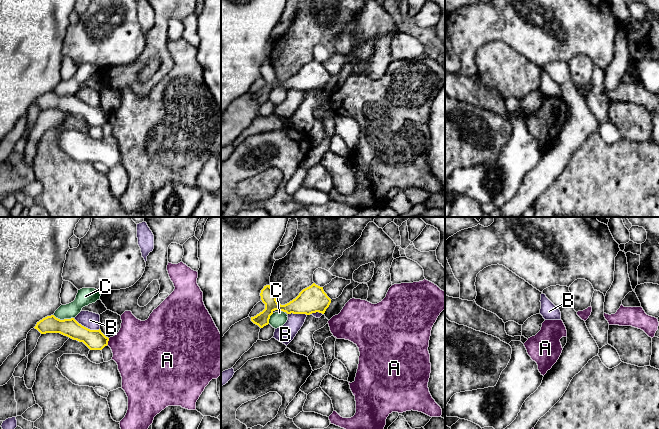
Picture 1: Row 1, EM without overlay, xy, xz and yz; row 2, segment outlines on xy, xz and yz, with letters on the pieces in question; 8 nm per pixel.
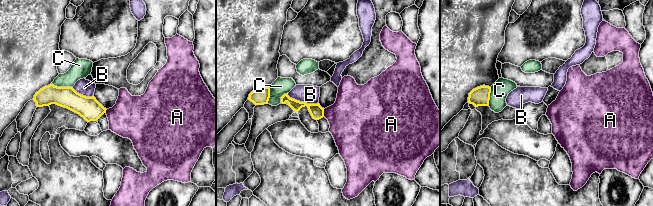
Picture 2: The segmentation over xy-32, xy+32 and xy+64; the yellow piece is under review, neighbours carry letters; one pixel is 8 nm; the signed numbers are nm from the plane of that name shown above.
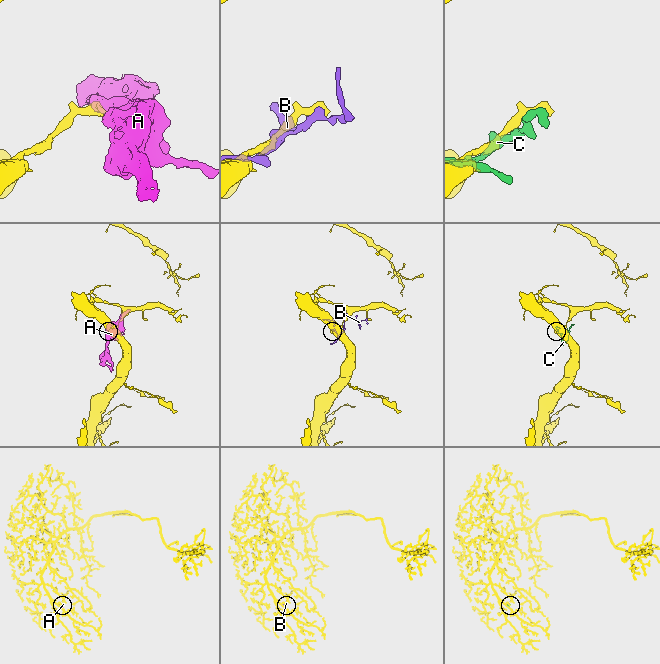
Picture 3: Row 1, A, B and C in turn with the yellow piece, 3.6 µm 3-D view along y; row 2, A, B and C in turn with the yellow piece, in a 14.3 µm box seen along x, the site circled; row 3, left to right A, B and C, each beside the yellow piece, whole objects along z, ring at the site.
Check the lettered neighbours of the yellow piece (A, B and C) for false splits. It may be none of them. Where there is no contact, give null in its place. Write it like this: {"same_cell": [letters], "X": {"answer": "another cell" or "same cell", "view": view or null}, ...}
{"same_cell": [], "A": {"answer": "another cell", "view": "xy"}, "B": {"answer": "another cell", "view": "xy"}, "C": {"answer": "another cell", "view": "xy"}}

